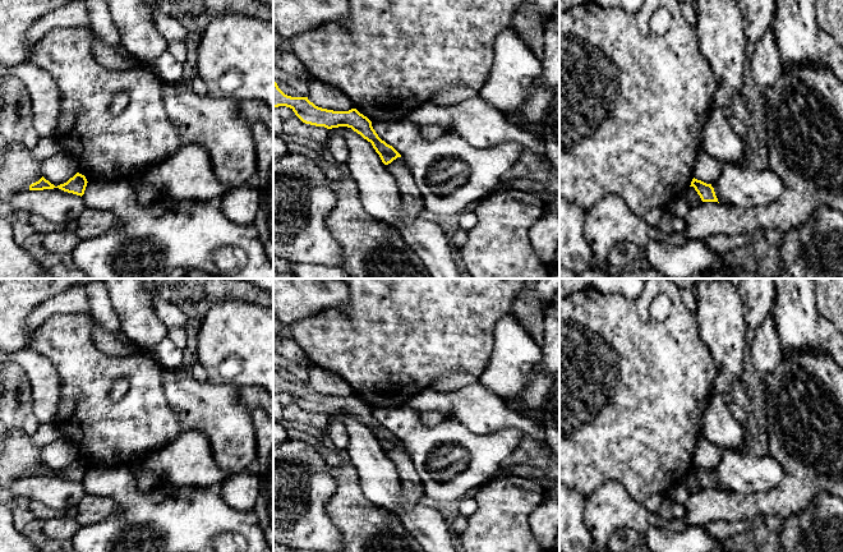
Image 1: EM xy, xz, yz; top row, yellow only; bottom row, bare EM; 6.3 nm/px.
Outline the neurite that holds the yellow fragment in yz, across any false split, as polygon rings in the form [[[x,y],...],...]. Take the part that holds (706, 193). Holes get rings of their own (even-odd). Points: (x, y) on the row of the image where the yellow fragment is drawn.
[[[694,178],[690,187],[695,188],[702,202],[718,202],[711,184],[706,184]]]

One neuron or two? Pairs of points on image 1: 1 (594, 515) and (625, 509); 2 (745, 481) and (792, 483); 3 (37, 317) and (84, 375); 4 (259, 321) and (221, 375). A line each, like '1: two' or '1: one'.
1: one
2: two
3: two
4: one

